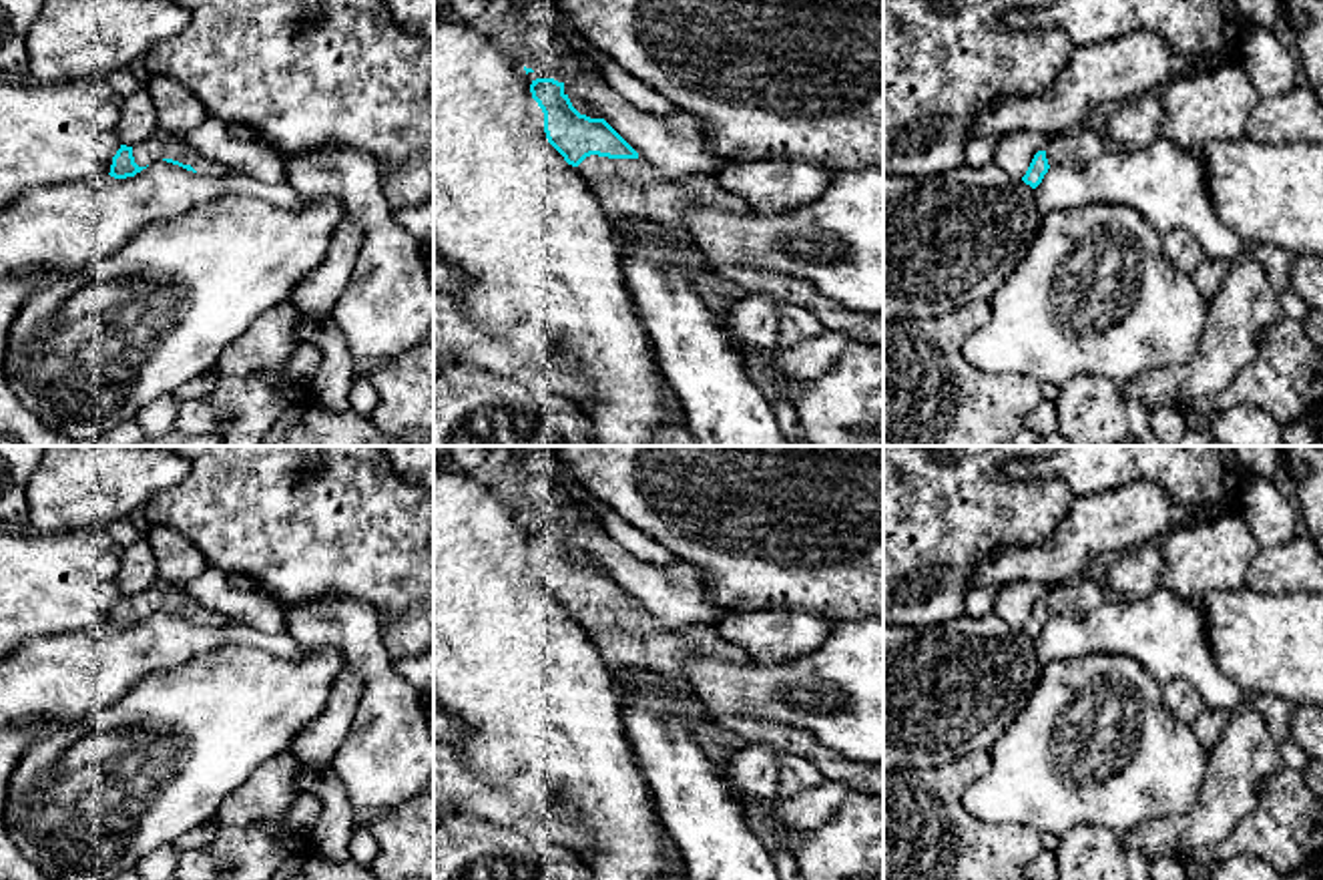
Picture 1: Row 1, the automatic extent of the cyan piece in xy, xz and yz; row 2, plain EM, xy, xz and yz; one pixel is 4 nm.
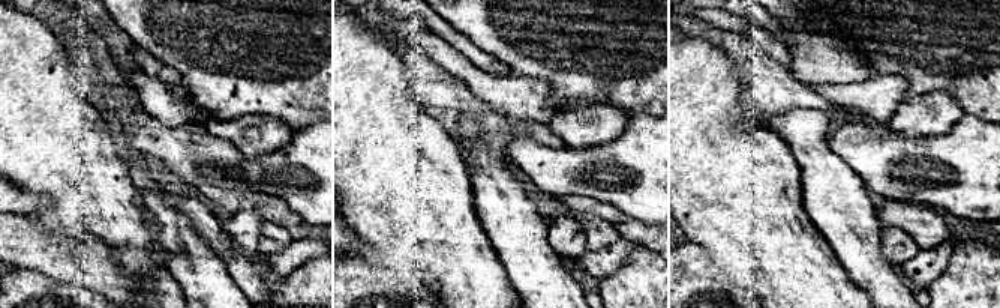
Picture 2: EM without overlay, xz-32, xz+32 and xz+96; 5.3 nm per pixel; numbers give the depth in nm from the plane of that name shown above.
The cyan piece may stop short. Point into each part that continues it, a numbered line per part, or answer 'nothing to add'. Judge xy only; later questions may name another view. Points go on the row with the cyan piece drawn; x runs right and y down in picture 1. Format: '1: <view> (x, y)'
1: xy (157, 147)

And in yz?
1: yz (1085, 143)

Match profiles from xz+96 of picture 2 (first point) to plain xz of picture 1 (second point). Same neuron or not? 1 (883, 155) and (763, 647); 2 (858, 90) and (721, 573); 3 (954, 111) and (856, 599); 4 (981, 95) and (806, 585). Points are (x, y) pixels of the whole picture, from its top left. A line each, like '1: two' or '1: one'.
1: two
2: two
3: two
4: one

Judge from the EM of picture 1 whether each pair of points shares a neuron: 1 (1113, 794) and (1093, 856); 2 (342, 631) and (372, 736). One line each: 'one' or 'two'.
1: two
2: one

